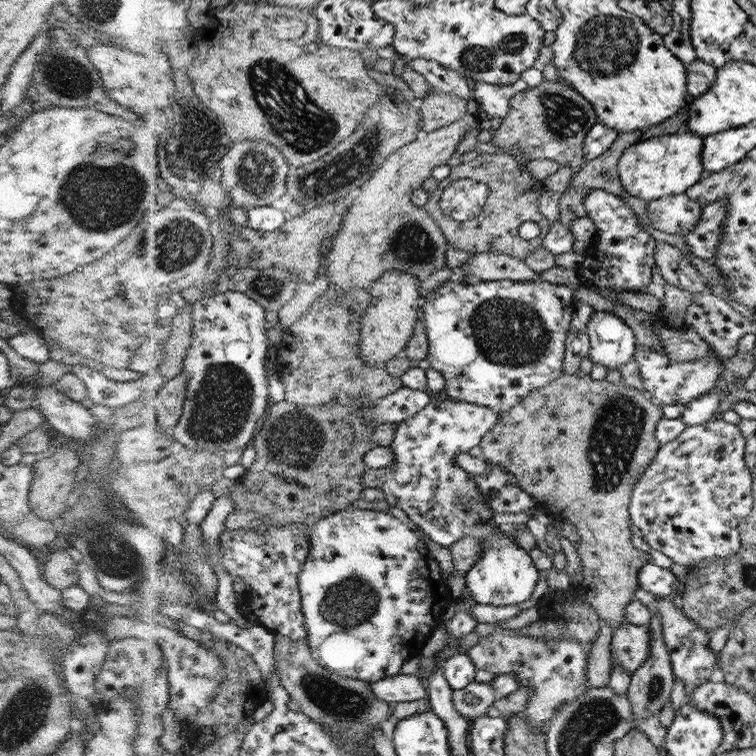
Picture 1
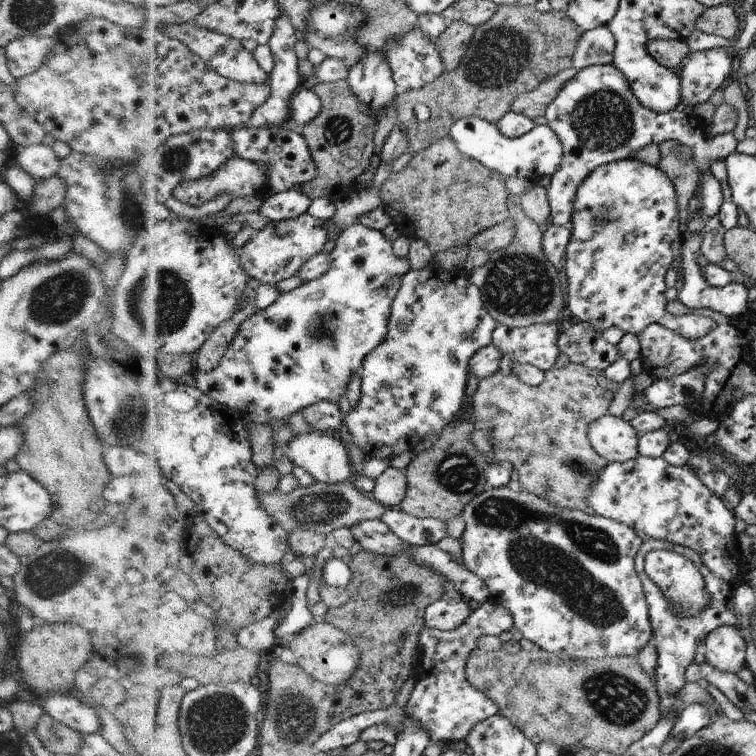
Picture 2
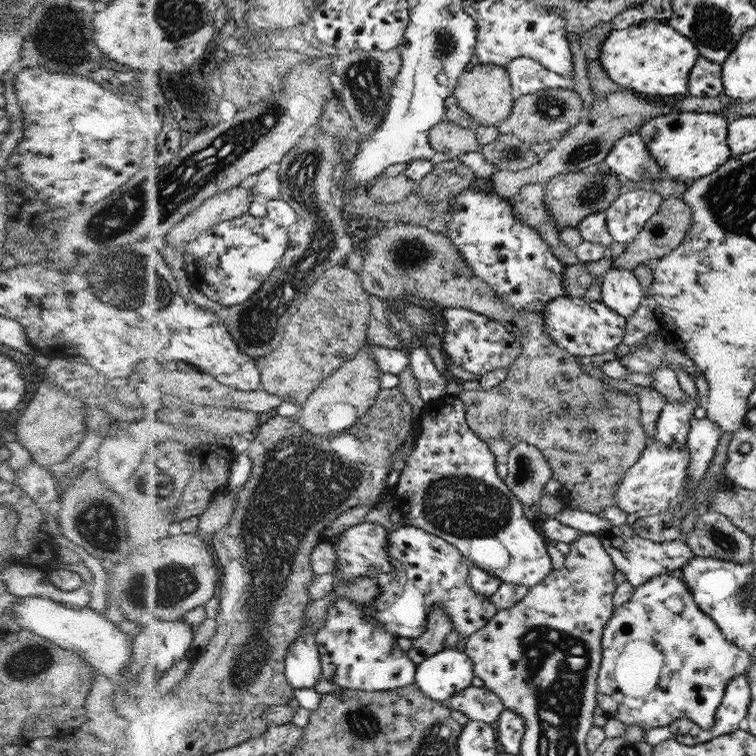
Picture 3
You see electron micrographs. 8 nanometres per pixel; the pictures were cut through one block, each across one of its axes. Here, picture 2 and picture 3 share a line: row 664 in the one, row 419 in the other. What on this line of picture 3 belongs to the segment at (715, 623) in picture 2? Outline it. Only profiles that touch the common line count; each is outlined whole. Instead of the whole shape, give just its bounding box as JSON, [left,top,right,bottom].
[655,395,700,447]

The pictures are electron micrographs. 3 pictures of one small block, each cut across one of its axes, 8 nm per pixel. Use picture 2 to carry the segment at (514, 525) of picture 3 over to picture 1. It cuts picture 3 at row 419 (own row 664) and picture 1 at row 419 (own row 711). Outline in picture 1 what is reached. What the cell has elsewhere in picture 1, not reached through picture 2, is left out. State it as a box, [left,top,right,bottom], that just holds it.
[364,395,541,607]

